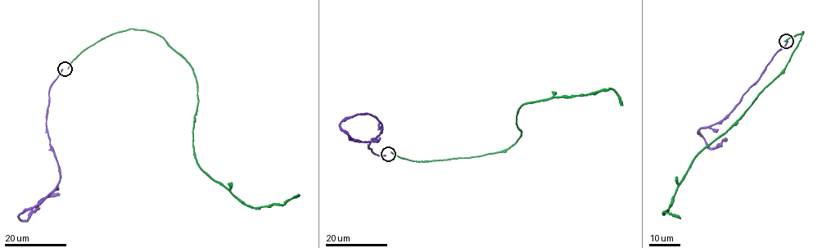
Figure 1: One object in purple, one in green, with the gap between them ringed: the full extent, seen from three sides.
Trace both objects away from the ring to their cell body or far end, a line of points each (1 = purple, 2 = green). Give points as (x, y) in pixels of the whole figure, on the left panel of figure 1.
1: (63, 69), (49, 90), (46, 121), (59, 182), (19, 218), (27, 219), (42, 199), (60, 194)
2: (67, 68), (115, 33), (157, 33), (196, 81), (192, 145), (203, 171), (251, 207), (300, 195)

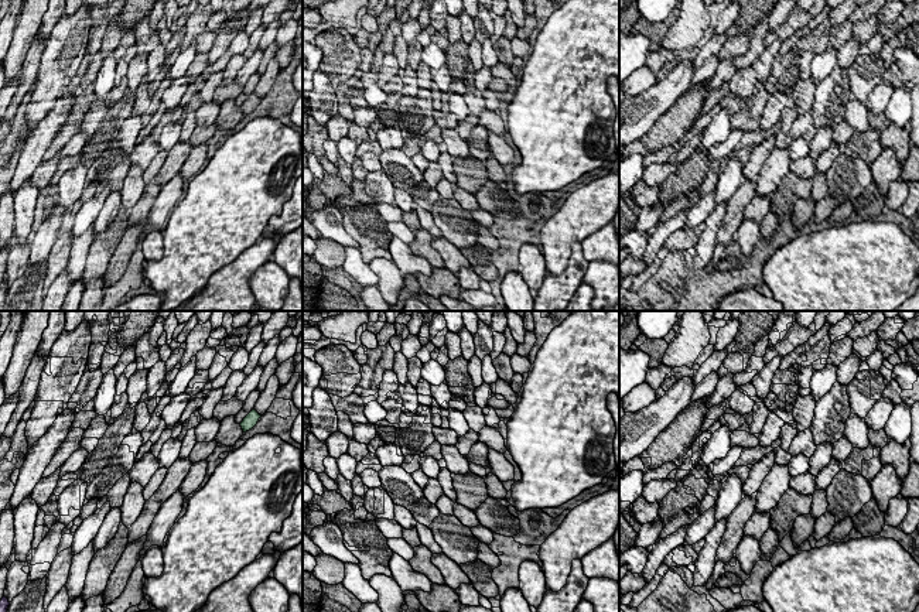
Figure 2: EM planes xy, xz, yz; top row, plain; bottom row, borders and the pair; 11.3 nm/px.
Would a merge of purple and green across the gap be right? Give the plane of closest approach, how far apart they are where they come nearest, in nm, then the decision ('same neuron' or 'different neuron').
xy | 3300 nm | different neuron

